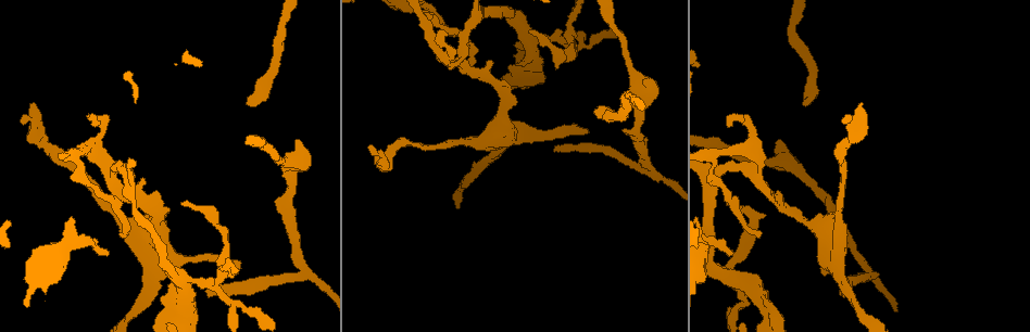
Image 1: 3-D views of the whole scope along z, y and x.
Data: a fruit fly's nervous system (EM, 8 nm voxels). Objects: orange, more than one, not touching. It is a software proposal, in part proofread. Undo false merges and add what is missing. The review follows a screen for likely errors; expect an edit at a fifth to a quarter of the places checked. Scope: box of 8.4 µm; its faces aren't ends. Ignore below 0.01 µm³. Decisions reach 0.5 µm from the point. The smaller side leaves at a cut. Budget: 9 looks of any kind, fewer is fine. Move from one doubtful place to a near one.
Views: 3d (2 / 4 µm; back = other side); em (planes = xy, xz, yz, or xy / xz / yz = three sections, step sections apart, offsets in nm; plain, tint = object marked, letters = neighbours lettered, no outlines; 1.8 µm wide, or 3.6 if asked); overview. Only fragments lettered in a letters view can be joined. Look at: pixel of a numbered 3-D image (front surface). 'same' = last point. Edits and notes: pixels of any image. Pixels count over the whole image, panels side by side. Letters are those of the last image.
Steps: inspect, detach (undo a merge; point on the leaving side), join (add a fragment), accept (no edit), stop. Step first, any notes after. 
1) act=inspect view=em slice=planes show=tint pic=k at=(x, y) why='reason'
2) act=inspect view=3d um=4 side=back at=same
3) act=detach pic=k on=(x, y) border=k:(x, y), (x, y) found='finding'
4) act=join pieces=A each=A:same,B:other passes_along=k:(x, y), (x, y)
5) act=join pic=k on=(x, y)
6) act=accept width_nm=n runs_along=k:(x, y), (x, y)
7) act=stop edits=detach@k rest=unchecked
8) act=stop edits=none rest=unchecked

act=inspect view=em um=3.6 slice=planes show=letters pic=1 at=(214, 283) why='a fork'

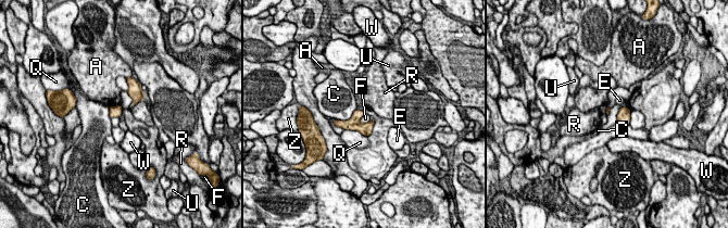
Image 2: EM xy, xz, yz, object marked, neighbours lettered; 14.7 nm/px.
act=accept each=A:other,C:other,E:other,F:other,Q:other,R:other,U:other,W:other,Z:other border=2:(372, 118), (373, 130), (367, 136) found='continuous, no second cell'

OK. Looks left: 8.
act=inspect view=em slice=planes show=letters pic=1 at=(843, 280) why='sudden change in width'

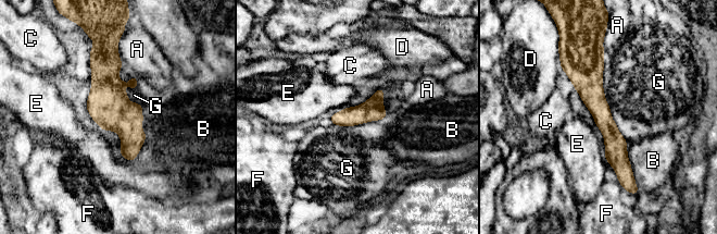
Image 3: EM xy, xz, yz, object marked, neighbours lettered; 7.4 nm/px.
act=accept each=A:other,B:other,C:other,D:other,E:other,F:other,G:other border=3:(602, 83), (611, 116), (627, 142) found='continuous, no second cell'

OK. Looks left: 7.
act=inspect view=3d um=2 pic=1 at=(106, 252) why='thin end'

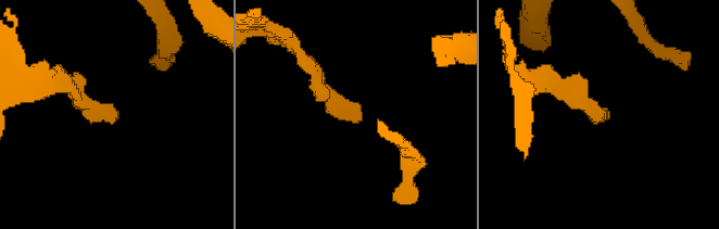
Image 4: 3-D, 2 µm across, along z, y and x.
act=inspect view=em um=3.6 slice=planes show=letters pic=4 at=(114, 111)

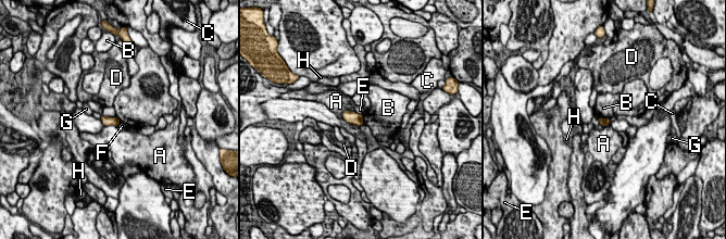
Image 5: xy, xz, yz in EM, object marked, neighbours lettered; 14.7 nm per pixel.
act=accept each=A:other,B:other,C:other,D:other,E:other,F:other,G:other,H:other border=5:(599, 116), (609, 118) found='none of them fits'

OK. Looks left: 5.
act=inspect view=3d um=2 pic=1 at=(368, 150) why='long arm stops here'

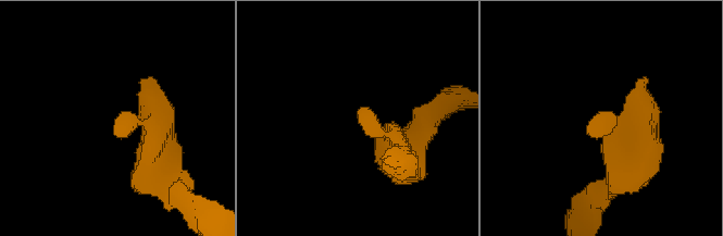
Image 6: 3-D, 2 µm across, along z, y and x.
act=inspect view=em um=3.6 slice=xy step=4 show=letters pic=6 at=(597, 138) why='need the tissue'

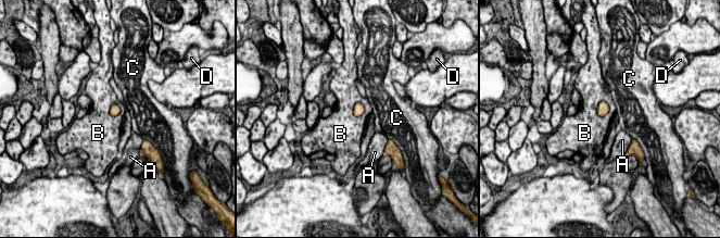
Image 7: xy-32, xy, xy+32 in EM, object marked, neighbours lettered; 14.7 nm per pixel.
act=accept width_nm=140 longest_contact=B:260nm each=A:other,B:other,C:other,D:other found='none of them fits'

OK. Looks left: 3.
act=stop edits=none rest=unchecked

